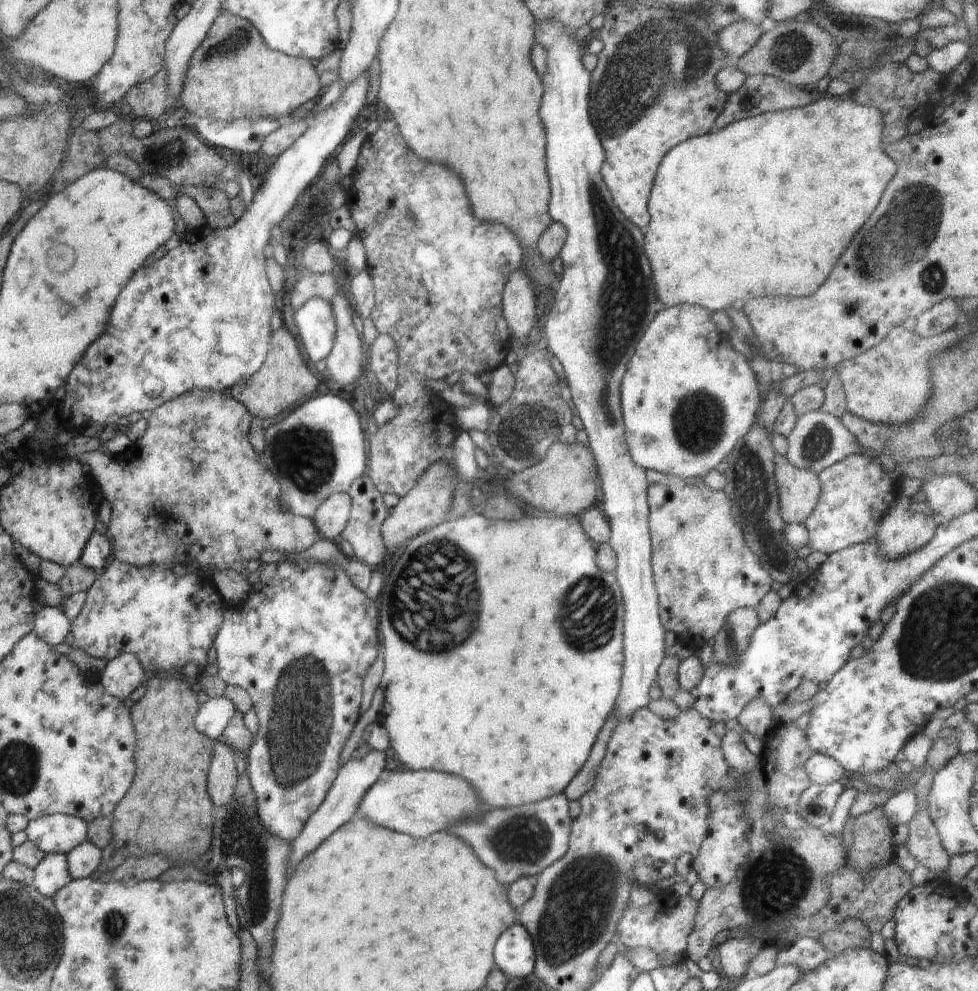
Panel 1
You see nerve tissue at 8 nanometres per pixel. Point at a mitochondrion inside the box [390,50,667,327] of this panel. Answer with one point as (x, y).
(412, 215)

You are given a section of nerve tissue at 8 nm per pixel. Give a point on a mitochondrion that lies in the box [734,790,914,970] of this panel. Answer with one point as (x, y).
(779, 879)

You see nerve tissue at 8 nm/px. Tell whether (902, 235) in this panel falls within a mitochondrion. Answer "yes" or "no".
yes

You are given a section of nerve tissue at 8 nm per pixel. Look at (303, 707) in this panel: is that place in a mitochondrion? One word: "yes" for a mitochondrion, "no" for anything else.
yes

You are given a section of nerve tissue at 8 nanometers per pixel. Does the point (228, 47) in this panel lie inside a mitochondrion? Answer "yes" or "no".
yes

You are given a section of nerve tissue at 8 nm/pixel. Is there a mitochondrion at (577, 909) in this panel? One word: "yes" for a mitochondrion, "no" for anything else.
yes

